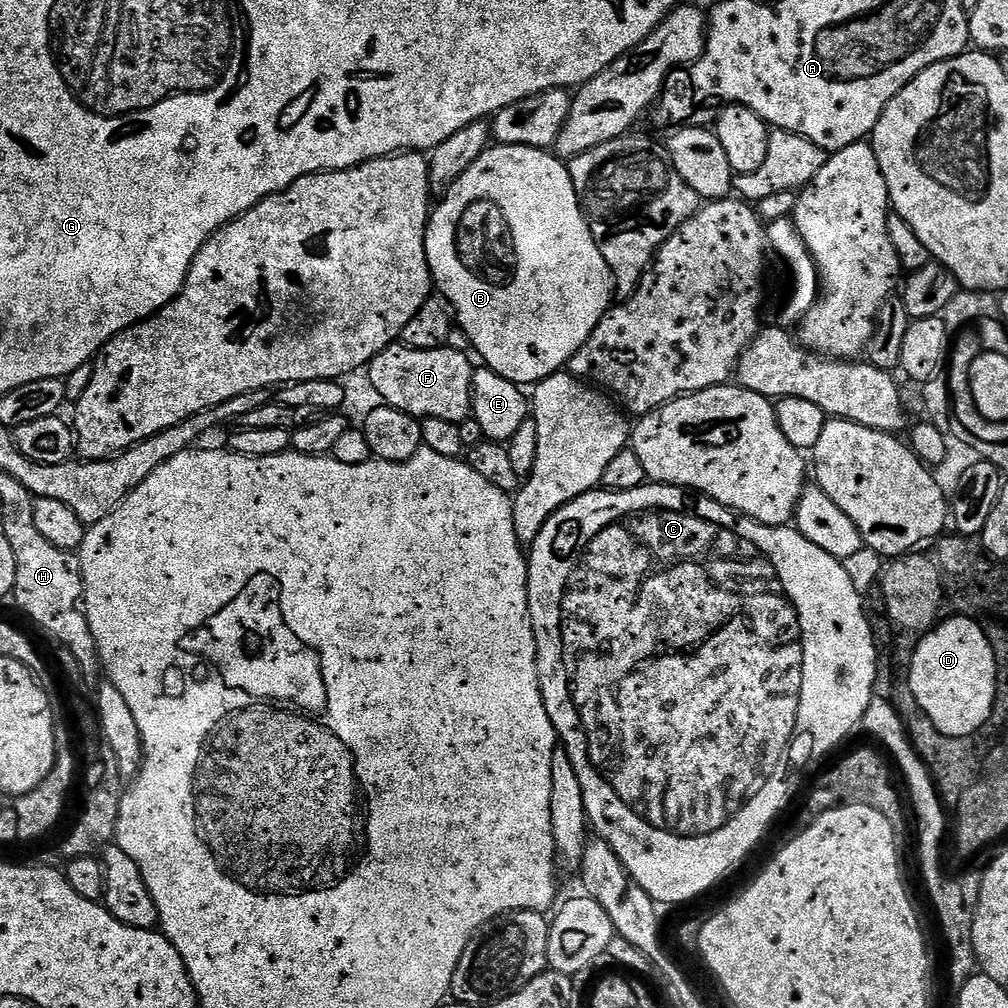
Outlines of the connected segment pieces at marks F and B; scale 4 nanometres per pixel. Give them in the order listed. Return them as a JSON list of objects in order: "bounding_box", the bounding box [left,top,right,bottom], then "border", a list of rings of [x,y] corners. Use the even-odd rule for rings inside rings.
[{"bounding_box":[367,342,474,425],"border":[[[397,342],[377,354],[367,370],[385,405],[417,418],[443,418],[445,422],[459,425],[469,419],[472,414],[474,364],[468,361],[466,353],[452,347],[414,350]]]},{"bounding_box":[424,144,614,386],"border":[[[496,144],[490,146],[462,178],[454,182],[454,186],[435,205],[428,221],[428,233],[424,239],[426,258],[432,271],[432,283],[435,291],[448,301],[448,307],[454,313],[455,323],[468,335],[470,343],[476,347],[476,352],[481,356],[483,363],[494,370],[502,378],[521,386],[535,386],[548,376],[567,369],[569,362],[578,354],[585,342],[594,334],[598,322],[608,313],[614,304],[614,285],[612,271],[606,266],[606,258],[602,258],[602,250],[592,237],[588,220],[584,217],[584,210],[580,206],[580,199],[574,190],[574,182],[568,173],[568,164],[551,151],[530,146],[506,146]]]}]

